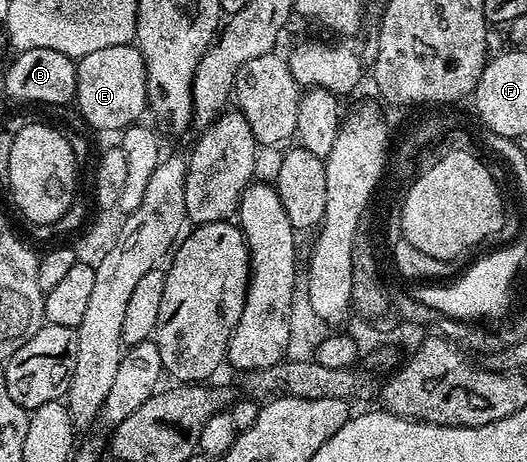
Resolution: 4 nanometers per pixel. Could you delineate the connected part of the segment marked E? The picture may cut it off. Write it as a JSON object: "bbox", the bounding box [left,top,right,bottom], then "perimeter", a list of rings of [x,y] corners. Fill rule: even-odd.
{"bbox":[75,45,147,132],"perimeter":[[[136,45],[99,48],[76,59],[77,96],[75,107],[93,130],[120,132],[134,125],[147,110],[145,100],[145,61]]]}

